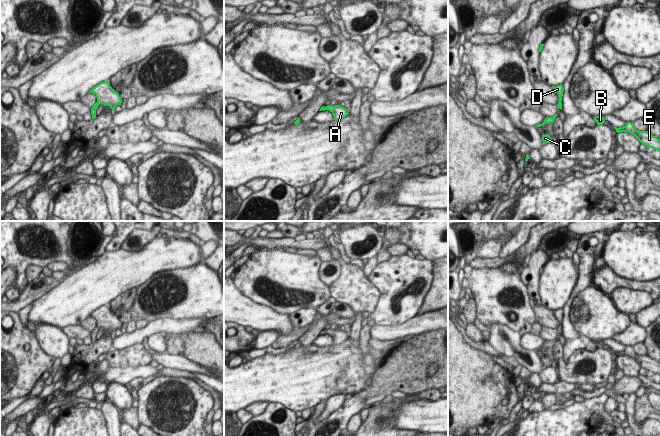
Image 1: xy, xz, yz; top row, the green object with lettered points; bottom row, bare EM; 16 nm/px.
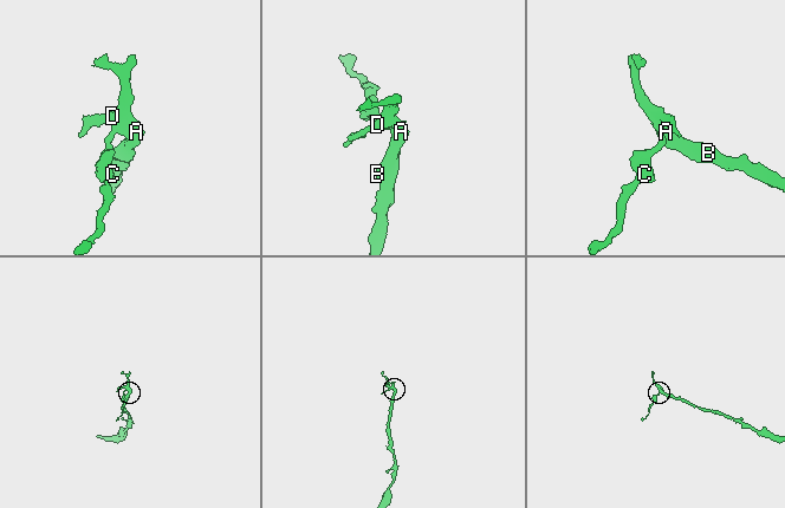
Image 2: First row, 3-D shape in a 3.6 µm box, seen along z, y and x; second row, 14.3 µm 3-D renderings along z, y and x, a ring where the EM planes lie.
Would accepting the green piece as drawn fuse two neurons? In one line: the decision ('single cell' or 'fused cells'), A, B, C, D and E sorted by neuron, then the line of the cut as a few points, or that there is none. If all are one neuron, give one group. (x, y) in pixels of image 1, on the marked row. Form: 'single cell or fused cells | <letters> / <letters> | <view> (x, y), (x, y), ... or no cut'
single cell | A B C D E | no cut

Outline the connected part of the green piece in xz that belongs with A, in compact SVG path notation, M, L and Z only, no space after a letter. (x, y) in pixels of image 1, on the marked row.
M328 105L326 107L322 106L319 111L329 110L333 116L334 120L341 120L342 118L346 117L349 113L347 112L346 108L341 107L340 105L331 106Z

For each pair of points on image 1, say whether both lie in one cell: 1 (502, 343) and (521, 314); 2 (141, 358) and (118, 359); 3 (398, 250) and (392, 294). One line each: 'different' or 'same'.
1: different
2: same
3: different

